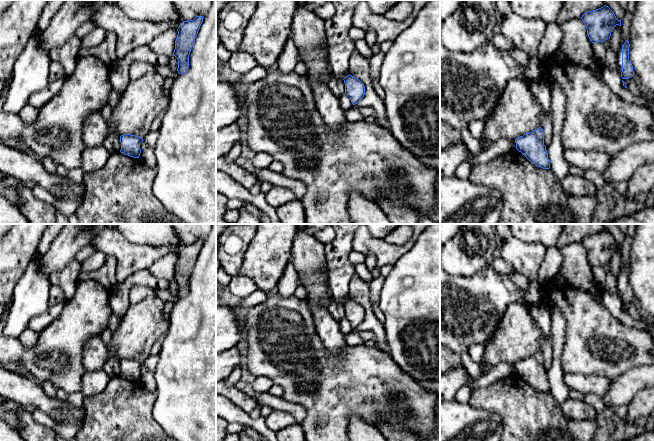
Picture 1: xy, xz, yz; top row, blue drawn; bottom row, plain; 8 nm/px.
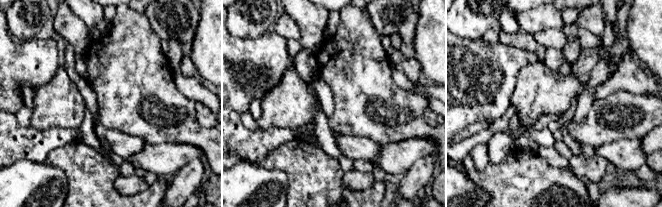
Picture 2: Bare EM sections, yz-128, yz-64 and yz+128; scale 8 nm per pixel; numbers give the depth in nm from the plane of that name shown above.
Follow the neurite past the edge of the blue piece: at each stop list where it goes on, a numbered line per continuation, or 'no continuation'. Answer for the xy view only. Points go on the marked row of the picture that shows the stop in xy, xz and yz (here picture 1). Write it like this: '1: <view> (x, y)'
no continuation

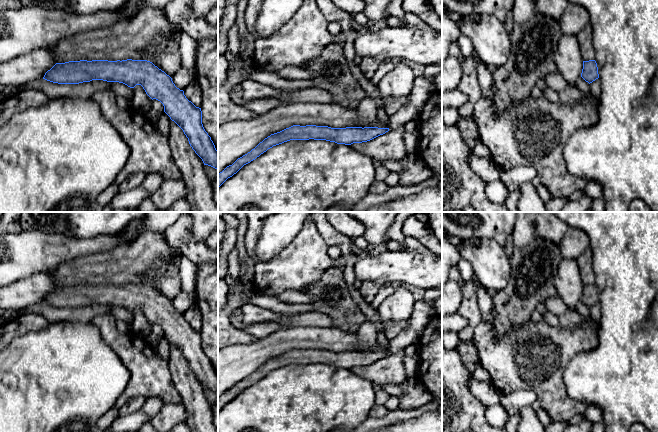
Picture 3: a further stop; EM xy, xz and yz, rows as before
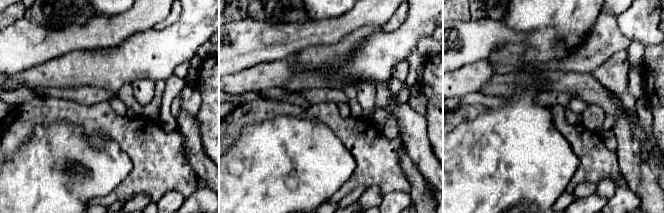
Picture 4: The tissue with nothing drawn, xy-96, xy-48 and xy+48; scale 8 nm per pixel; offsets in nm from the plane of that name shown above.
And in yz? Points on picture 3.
no continuation

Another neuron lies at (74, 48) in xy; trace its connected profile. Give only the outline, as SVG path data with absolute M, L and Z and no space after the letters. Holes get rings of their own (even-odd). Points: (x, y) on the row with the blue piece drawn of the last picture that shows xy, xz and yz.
M146 7L133 16L123 19L108 28L86 31L60 39L49 50L53 52L56 63L80 60L141 60L143 58L142 51L147 49L154 36L160 31L163 33L173 31L173 25L166 18L164 9Z

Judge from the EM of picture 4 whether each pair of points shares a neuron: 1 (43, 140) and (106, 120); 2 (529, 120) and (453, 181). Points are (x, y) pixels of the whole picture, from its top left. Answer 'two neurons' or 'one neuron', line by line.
1: two neurons
2: one neuron

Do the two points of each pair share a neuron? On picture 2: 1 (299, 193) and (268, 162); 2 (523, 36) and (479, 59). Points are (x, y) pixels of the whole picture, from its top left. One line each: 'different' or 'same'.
1: same
2: different

